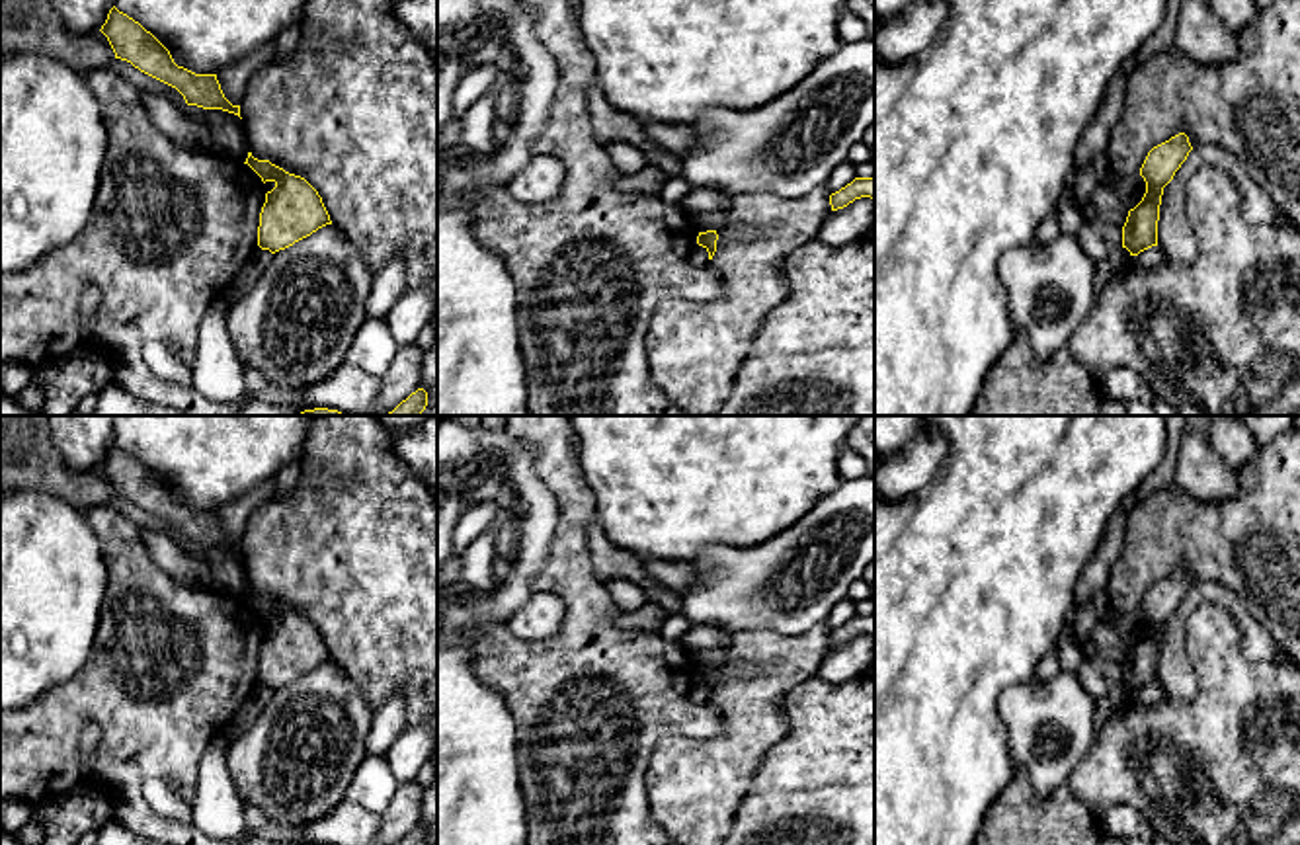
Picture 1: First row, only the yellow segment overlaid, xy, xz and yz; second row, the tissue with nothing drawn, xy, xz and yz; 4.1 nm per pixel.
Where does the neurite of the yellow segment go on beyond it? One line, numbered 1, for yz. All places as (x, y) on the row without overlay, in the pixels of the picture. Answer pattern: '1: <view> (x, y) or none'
1: none

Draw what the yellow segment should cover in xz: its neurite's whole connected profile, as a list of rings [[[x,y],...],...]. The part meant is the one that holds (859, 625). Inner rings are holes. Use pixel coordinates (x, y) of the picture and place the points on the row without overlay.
[[[874,613],[855,615],[851,621],[830,632],[832,648],[843,646],[855,636],[871,634],[874,636]]]

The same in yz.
[[[1179,570],[1148,589],[1140,605],[1140,613],[1146,619],[1146,630],[1142,638],[1128,648],[1122,664],[1122,685],[1126,685],[1130,693],[1138,693],[1148,685],[1158,683],[1163,624],[1173,617],[1191,587],[1189,574]]]

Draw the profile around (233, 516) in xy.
[[[267,478],[250,488],[248,492],[240,494],[238,498],[234,498],[232,502],[224,503],[217,511],[224,535],[232,543],[240,543],[252,511],[260,503],[269,500],[273,494],[275,494],[275,478]]]

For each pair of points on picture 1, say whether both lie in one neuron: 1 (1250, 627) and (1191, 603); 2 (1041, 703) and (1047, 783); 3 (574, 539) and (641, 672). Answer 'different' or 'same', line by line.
1: same
2: same
3: same

